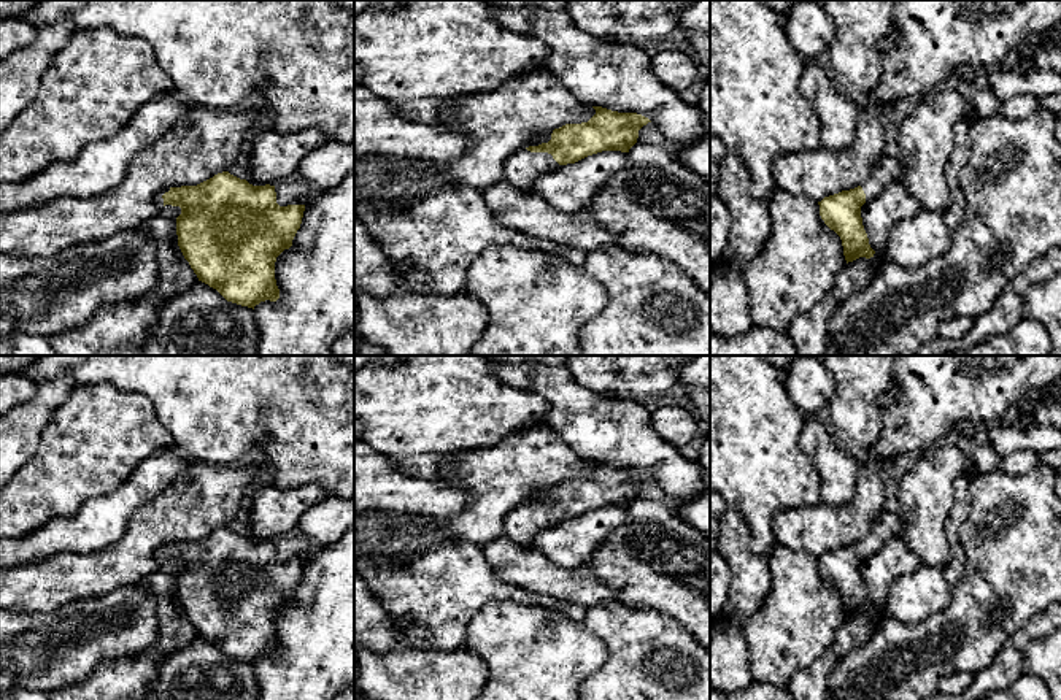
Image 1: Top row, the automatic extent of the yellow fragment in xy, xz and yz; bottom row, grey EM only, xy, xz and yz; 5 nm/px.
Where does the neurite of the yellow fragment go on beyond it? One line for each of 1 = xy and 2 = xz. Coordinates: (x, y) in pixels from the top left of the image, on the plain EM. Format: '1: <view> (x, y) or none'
1: xy (159, 554)
2: xz (521, 524)

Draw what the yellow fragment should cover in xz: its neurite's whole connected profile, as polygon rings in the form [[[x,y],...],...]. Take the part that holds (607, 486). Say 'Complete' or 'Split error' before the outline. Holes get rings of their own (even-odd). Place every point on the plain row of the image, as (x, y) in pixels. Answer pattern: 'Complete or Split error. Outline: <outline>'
Split error. Outline: [[[592,463],[596,470],[588,478],[565,479],[553,486],[548,498],[511,510],[503,522],[505,537],[523,548],[530,548],[540,530],[559,521],[575,519],[602,506],[629,508],[637,498],[639,486],[651,478],[637,468]]]

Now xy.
Split error. Outline: [[[229,527],[197,541],[164,544],[156,557],[181,563],[176,573],[178,602],[199,637],[216,644],[227,657],[253,665],[260,657],[280,654],[275,617],[292,602],[305,560],[280,562],[275,541],[253,541]]]

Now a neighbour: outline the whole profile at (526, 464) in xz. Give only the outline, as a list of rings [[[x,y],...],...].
[[[537,422],[492,448],[462,452],[446,463],[438,481],[464,487],[470,495],[467,510],[448,519],[408,514],[405,530],[434,530],[437,544],[483,548],[505,537],[505,517],[518,505],[548,498],[554,484],[588,478],[594,470],[546,422]]]

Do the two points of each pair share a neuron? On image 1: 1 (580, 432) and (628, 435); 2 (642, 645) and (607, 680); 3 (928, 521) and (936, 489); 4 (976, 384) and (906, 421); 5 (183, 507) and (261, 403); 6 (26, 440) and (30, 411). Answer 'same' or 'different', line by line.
1: same
2: same
3: same
4: same
5: different
6: same

